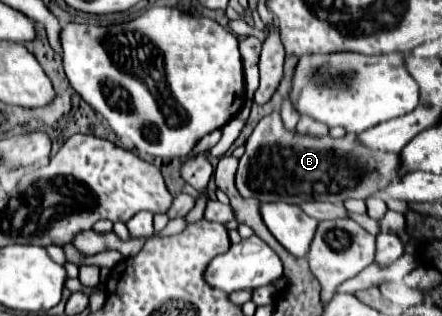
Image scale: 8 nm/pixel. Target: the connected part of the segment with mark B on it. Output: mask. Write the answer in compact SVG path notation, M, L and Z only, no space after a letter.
M272 112L258 122L246 140L246 152L236 172L236 188L244 198L254 196L260 202L282 200L300 204L320 200L342 204L348 198L366 200L400 180L404 174L396 174L396 166L400 166L398 152L364 150L354 134L346 134L344 138L298 134L296 130L286 130L280 114Z

